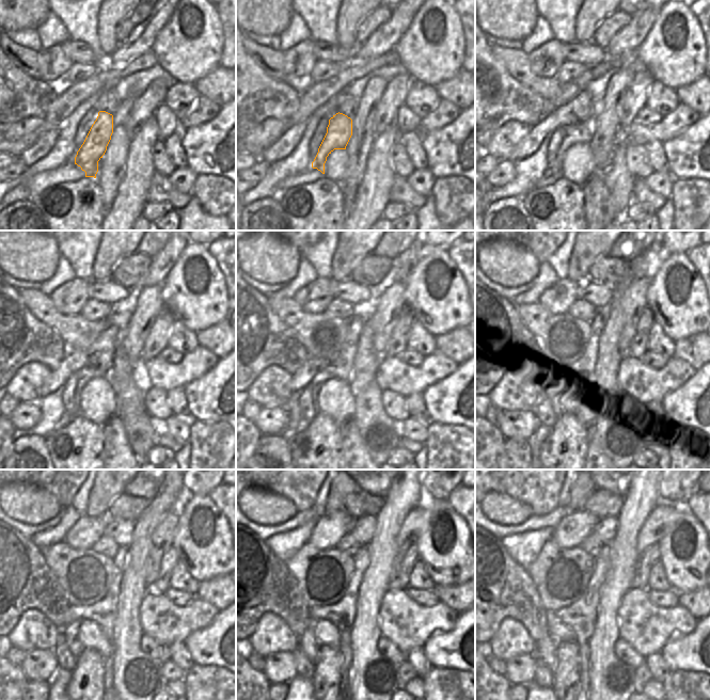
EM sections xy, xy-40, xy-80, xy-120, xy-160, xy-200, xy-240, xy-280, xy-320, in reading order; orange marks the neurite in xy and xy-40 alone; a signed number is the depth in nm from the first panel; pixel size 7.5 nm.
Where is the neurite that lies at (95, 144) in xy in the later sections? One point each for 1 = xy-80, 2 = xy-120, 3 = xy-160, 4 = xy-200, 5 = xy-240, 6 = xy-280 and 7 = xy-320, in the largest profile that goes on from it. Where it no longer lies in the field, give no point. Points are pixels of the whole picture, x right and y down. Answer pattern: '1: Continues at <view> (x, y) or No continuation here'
1: Continues at xy-80 (581, 132)
2: Continues at xy-120 (85, 375)
3: Continues at xy-160 (316, 387)
4: Continues at xy-200 (551, 390)
5: Continues at xy-240 (69, 632)
6: Continues at xy-280 (308, 642)
7: Continues at xy-320 (547, 648)

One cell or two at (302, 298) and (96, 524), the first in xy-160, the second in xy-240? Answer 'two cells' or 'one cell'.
one cell

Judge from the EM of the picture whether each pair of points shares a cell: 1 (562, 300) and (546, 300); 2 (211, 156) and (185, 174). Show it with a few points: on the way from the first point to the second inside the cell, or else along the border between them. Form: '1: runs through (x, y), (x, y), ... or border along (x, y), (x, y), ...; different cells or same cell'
1: runs through (557, 300), (550, 300); same cell
2: border along (187, 166), (196, 174); different cells

